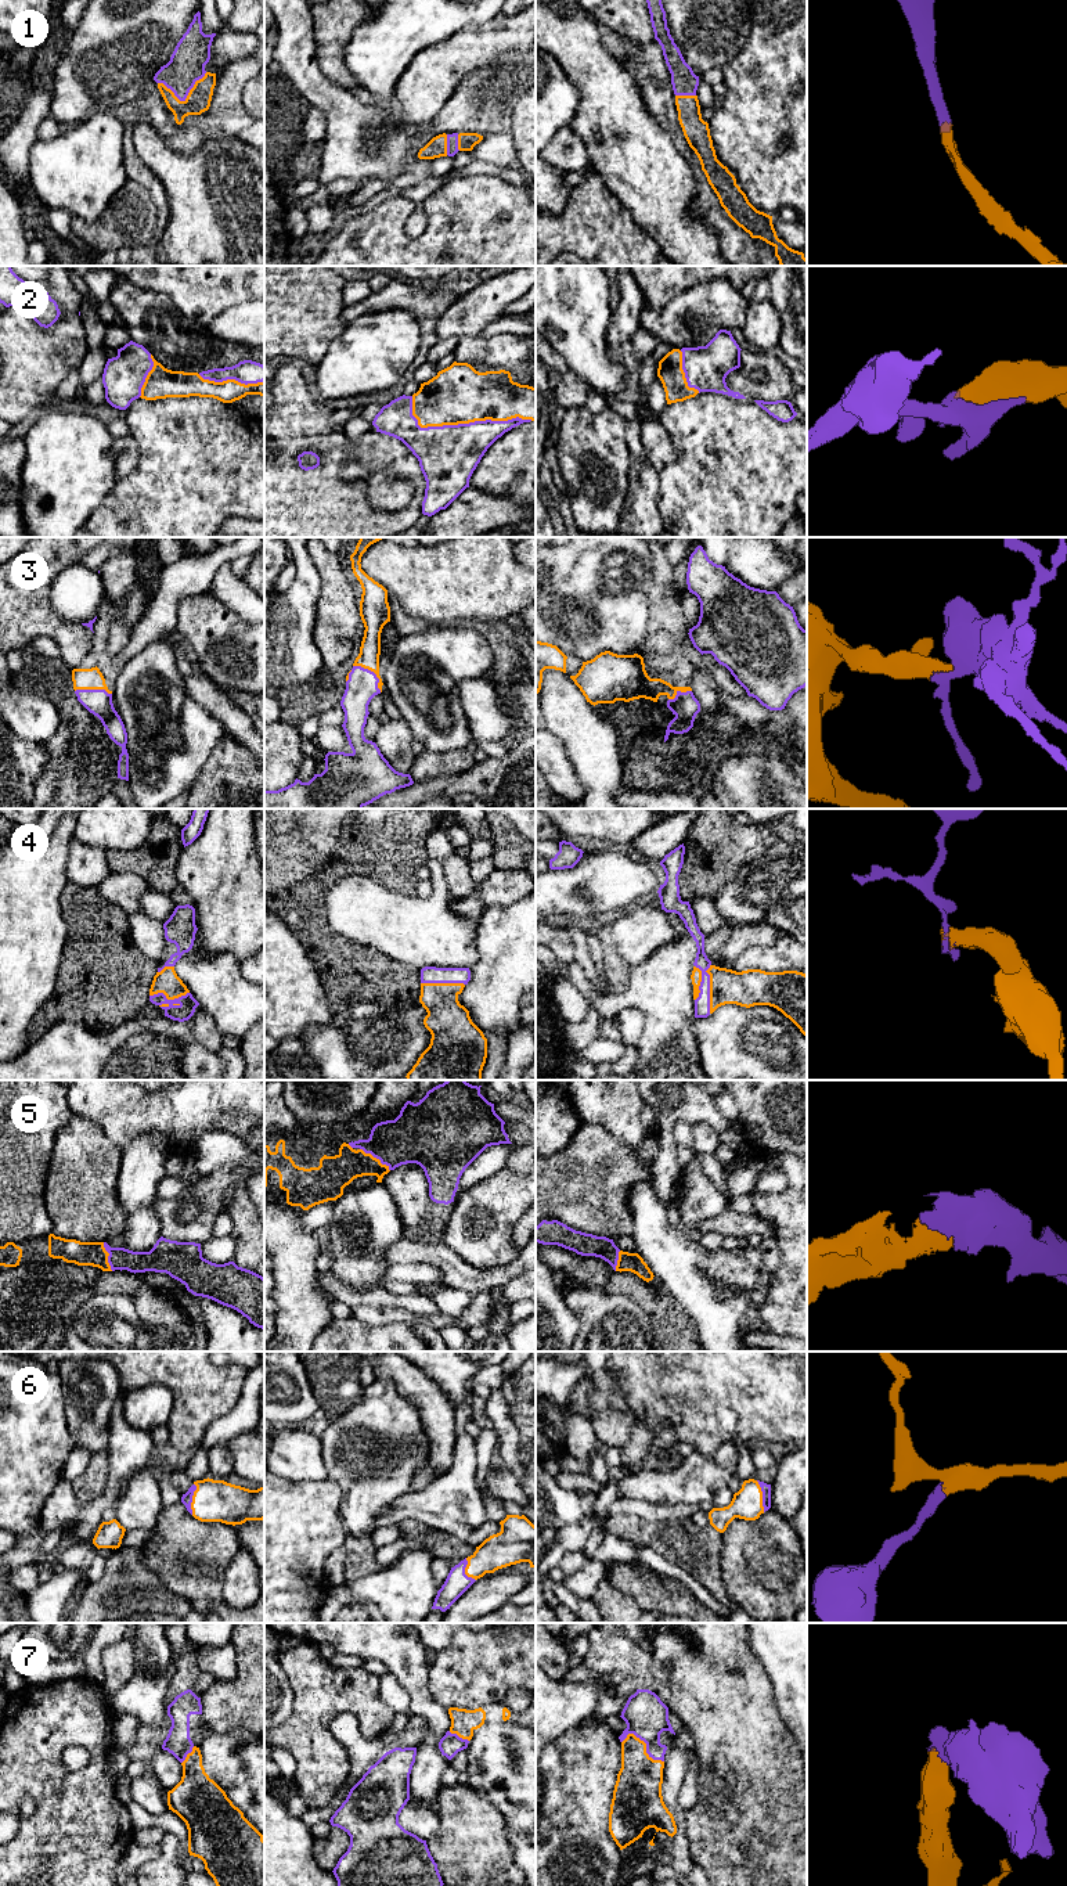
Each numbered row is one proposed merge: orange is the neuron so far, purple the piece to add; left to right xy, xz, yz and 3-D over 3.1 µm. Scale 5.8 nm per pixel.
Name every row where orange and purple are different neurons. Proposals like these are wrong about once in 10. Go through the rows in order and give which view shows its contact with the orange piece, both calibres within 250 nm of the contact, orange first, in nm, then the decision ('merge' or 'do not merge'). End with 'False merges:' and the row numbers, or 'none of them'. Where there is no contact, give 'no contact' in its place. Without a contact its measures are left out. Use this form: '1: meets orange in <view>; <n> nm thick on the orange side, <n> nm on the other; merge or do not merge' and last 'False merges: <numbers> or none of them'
1: meets orange in xy; 140 nm thick on the orange side, 200 nm on the other; merge
2: meets orange in xz; 340 nm thick on the orange side, 340 nm on the other; merge
3: meets orange in xz; 130 nm thick on the orange side, 180 nm on the other; merge
4: meets orange in yz; 220 nm thick on the orange side, 100 nm on the other; merge
5: meets orange in xz; 190 nm thick on the orange side, 300 nm on the other; merge
6: meets orange in yz; 180 nm thick on the orange side, 60 nm on the other; merge
7: meets orange in yz; 260 nm thick on the orange side, 240 nm on the other; merge
False merges: none of them

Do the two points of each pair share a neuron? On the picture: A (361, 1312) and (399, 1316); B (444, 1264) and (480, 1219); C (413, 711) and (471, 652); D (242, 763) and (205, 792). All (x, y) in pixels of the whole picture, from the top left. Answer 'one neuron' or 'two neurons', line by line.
A: one neuron
B: two neurons
C: one neuron
D: one neuron

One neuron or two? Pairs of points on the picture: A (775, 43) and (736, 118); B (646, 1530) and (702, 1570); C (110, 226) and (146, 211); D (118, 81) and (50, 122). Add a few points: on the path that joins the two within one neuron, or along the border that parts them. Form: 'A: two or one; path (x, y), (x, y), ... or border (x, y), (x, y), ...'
A: one; path (775, 61), (775, 74), (754, 100)
B: one; path (660, 1536), (671, 1540), (688, 1557)
C: one; path (118, 226), (137, 211)
D: two; border (50, 114), (61, 125)

